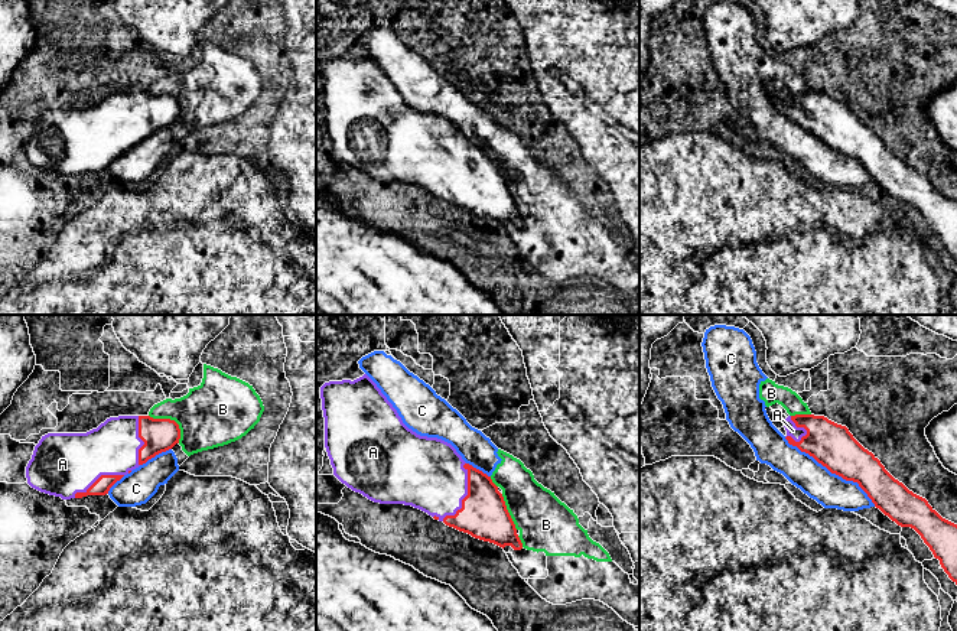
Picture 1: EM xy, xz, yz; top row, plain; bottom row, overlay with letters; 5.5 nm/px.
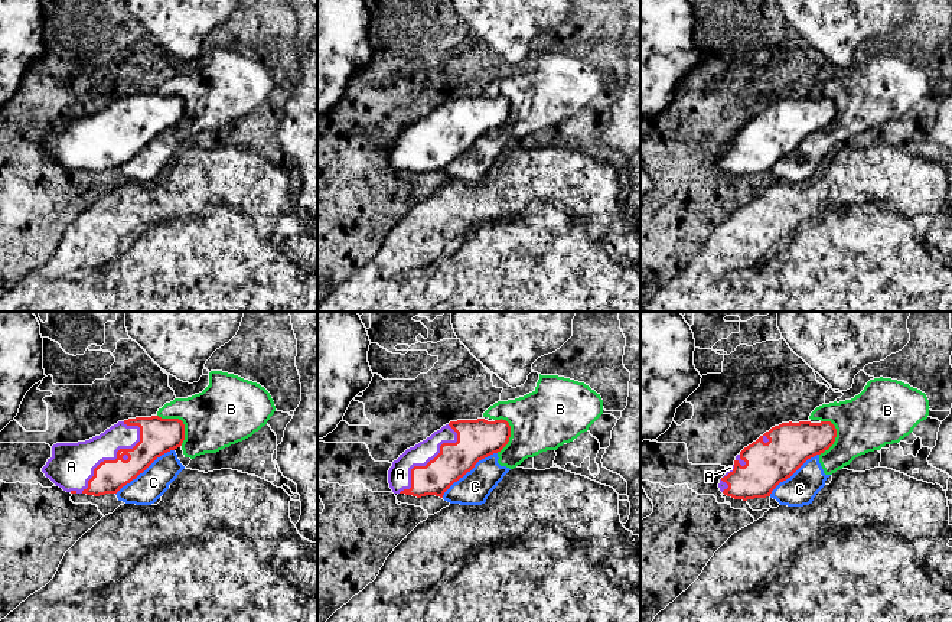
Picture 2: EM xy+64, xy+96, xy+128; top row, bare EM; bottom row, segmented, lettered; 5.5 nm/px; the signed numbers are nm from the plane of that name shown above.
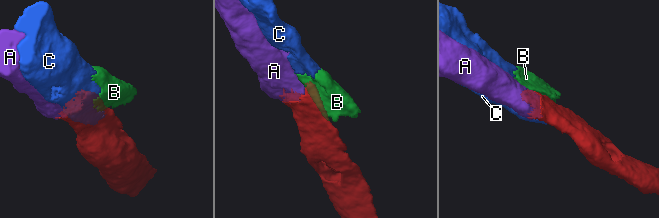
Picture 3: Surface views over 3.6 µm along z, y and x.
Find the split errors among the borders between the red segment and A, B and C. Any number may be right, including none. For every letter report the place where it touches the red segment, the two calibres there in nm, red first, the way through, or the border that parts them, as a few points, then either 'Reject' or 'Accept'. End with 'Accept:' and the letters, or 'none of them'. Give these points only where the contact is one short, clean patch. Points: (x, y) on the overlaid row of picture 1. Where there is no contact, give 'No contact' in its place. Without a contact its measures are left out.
A: Touches red at xz (468, 494). Thickness 260 nm (red) against 400 nm. Accept
B: Touches red at xy (172, 420). Thickness 190 nm (red) against 360 nm. Reject
C: Touches red at yz (832, 472). Thickness 240 nm (red) against 190 nm. Reject
Accept: A

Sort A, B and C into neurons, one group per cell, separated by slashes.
A / B C

